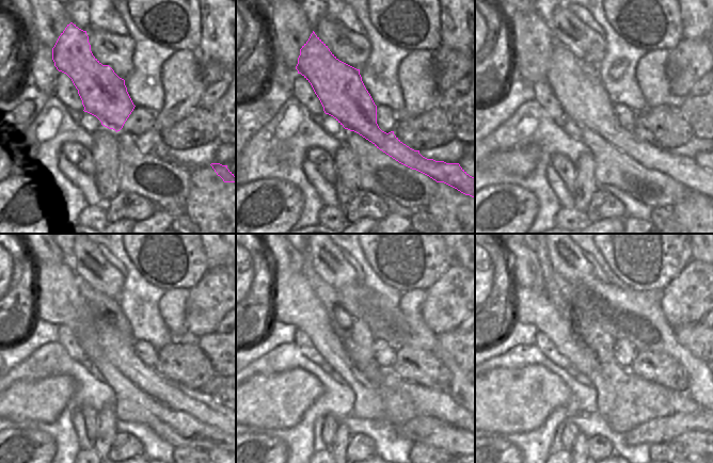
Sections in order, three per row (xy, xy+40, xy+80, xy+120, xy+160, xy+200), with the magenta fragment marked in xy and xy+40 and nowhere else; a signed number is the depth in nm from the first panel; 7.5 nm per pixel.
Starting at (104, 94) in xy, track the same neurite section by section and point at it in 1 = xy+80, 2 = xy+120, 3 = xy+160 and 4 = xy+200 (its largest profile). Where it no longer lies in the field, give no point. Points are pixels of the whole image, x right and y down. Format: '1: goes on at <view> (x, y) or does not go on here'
1: goes on at xy+80 (577, 86)
2: goes on at xy+120 (113, 335)
3: goes on at xy+160 (431, 402)
4: goes on at xy+200 (681, 402)

